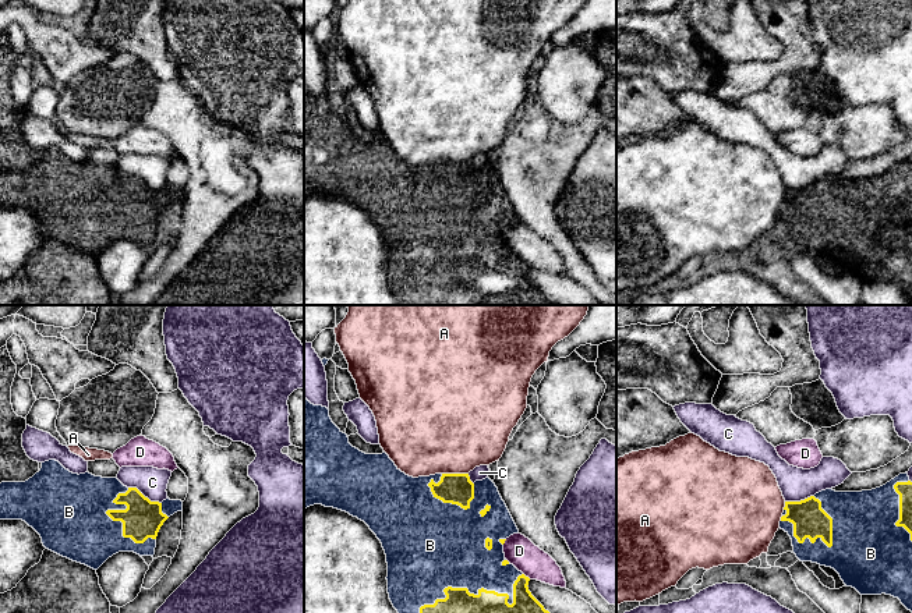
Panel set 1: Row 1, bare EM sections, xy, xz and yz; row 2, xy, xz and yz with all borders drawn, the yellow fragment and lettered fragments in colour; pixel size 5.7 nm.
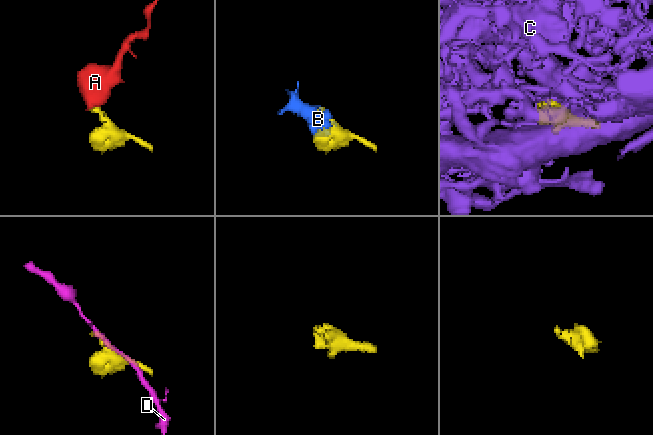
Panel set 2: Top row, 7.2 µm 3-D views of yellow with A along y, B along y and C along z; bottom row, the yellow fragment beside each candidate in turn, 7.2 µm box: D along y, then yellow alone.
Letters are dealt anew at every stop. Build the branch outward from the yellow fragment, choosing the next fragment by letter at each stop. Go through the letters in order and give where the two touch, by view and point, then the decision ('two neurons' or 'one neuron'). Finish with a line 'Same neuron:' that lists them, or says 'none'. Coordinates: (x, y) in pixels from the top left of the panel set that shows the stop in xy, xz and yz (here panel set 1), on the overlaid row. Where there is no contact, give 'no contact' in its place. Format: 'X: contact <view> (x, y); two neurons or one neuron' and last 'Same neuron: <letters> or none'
A: contact xz (455, 474); two neurons
B: contact xz (479, 592); one neuron
C: contact xy (144, 496); two neurons
D: contact xz (527, 577); two neurons
Same neuron: B

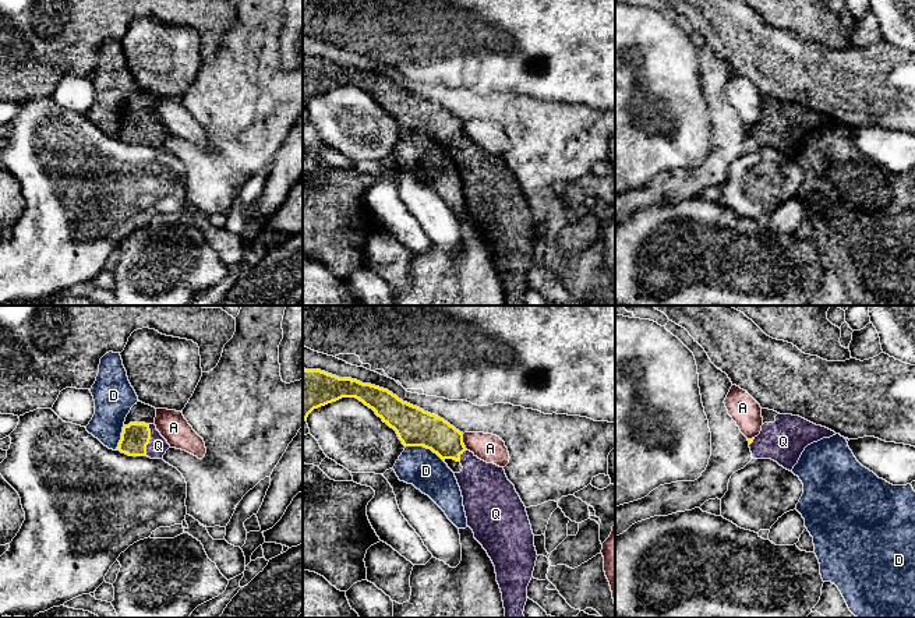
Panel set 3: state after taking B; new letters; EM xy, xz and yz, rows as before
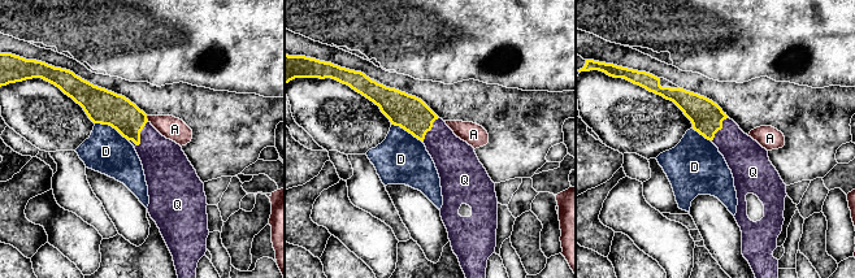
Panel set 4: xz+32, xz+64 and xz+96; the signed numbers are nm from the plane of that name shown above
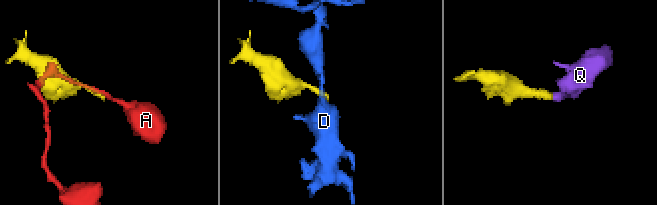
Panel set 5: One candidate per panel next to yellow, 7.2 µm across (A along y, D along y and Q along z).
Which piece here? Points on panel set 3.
A: contact xz (462, 441); two neurons
D: contact xz (424, 447); two neurons
Q: contact xy (149, 438); one neuron
Same neuron: Q

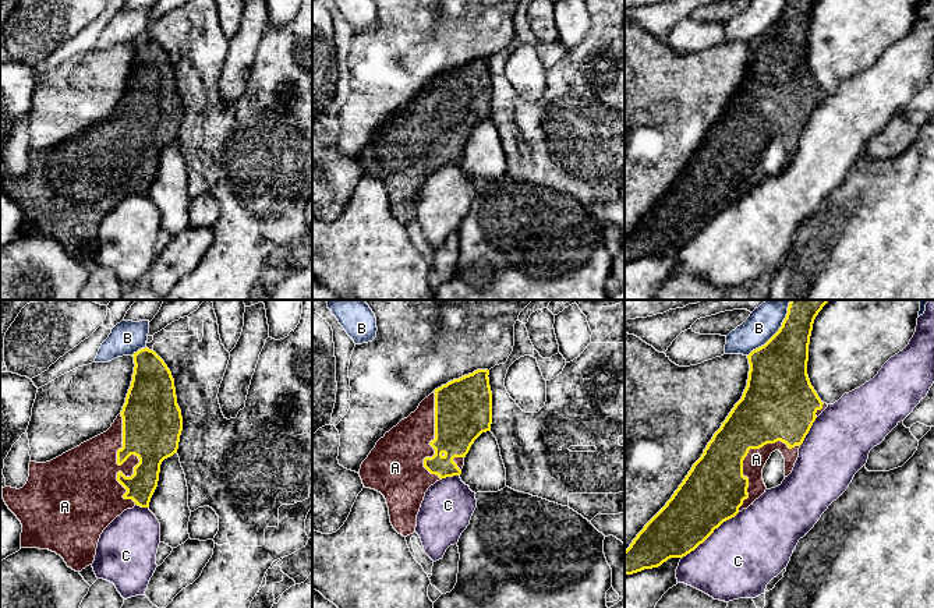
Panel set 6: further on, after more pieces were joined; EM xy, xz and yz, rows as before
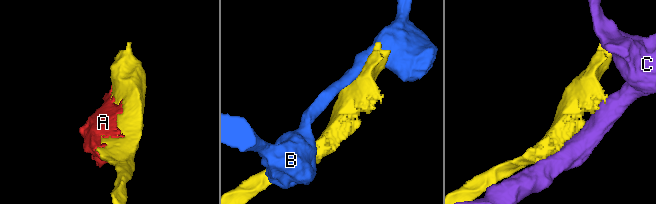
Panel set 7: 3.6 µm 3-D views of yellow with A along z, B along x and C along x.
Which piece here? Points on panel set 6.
A: contact xy (135, 455); one neuron
B: contact yz (778, 331); two neurons
C: contact yz (710, 534); two neurons
Same neuron: A

